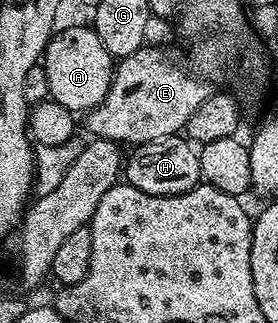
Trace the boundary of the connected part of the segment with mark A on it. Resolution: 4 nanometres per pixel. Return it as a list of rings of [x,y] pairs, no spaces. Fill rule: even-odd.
[[[93,26],[70,27],[67,31],[61,31],[47,43],[40,65],[48,73],[50,98],[64,105],[64,109],[85,113],[104,101],[112,85],[116,63],[108,49],[104,49],[104,41],[100,41]]]

